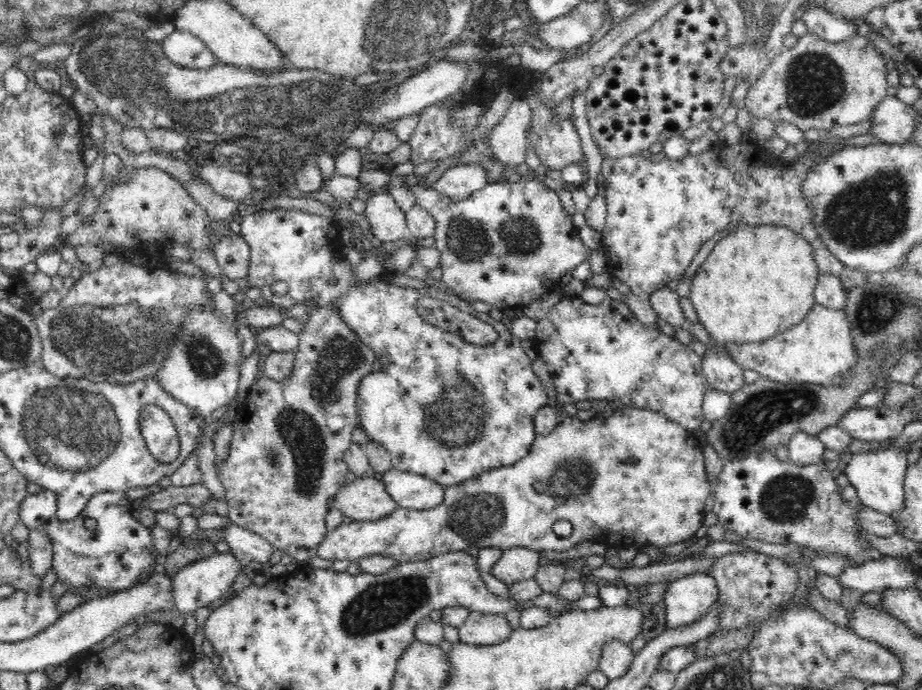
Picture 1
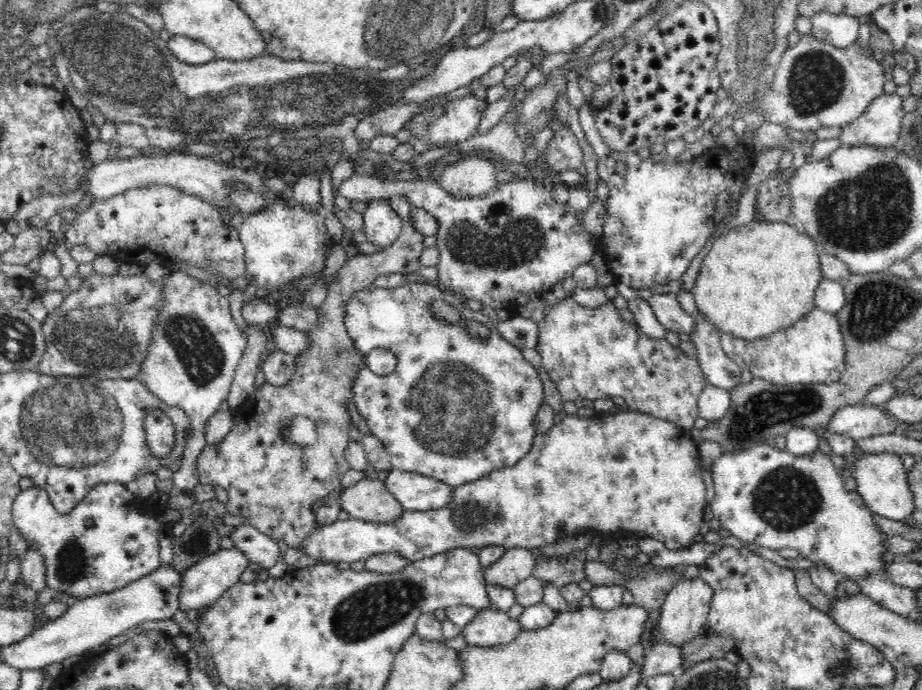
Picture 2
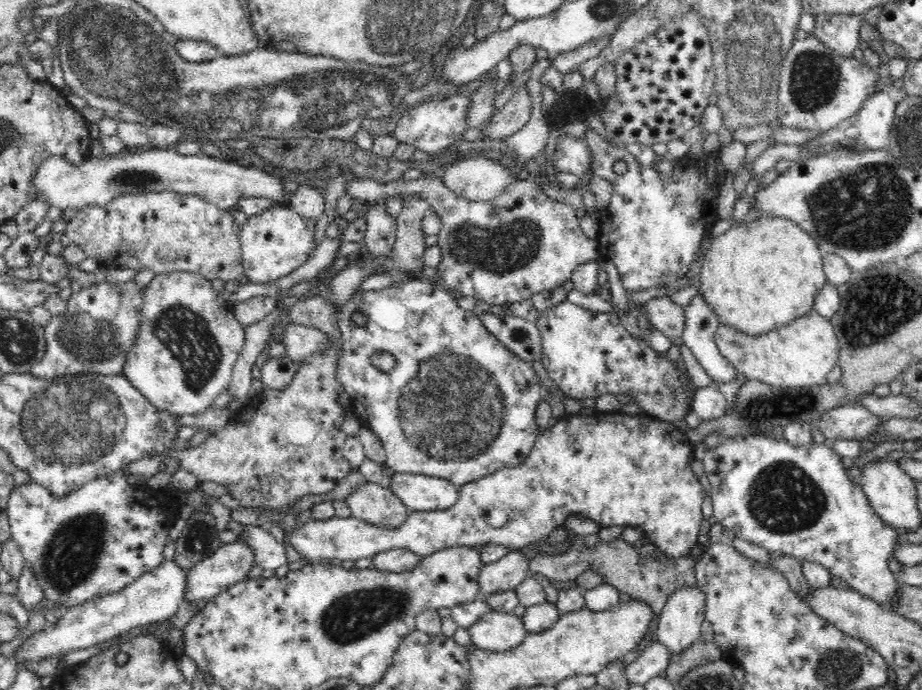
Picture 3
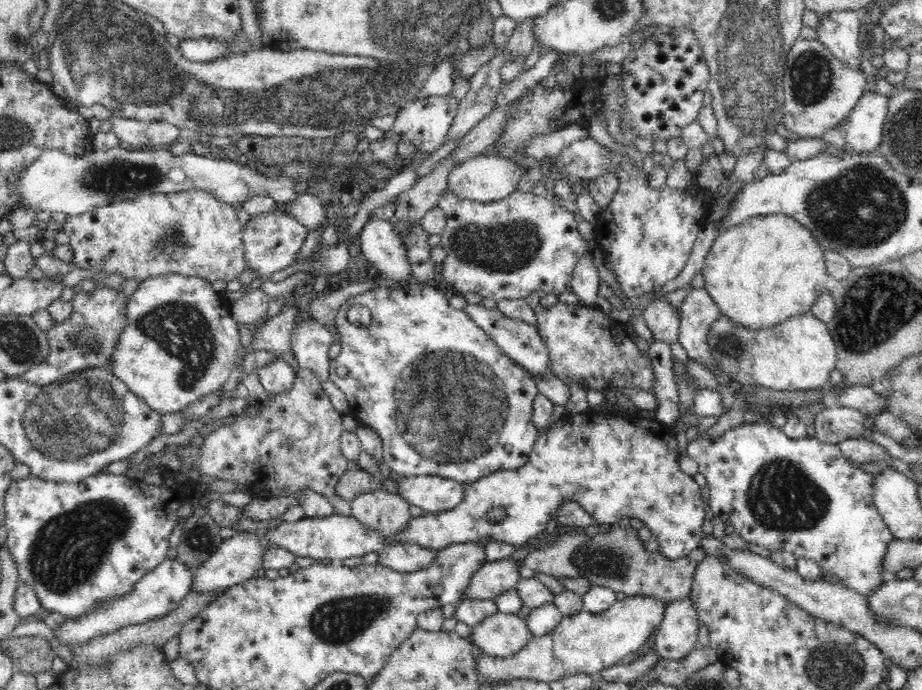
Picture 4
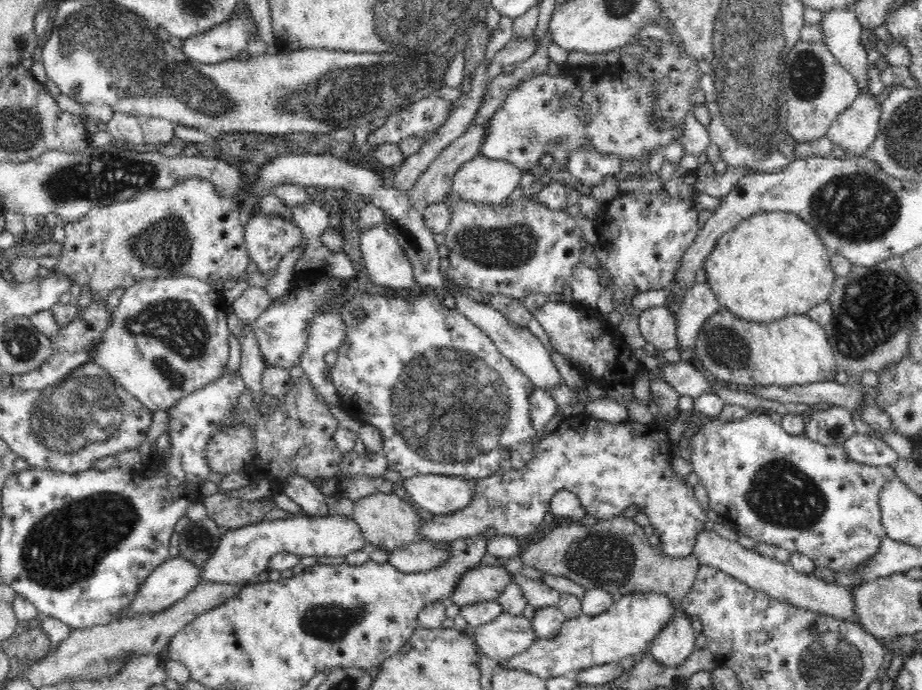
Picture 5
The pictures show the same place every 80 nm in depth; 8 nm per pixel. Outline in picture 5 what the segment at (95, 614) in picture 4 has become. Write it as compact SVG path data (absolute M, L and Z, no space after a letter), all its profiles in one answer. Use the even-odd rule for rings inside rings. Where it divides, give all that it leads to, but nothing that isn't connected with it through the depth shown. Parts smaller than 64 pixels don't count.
M180 556L170 557L142 582L132 606L112 621L130 618L136 613L157 613L170 608L198 586L200 574L202 568L196 563Z

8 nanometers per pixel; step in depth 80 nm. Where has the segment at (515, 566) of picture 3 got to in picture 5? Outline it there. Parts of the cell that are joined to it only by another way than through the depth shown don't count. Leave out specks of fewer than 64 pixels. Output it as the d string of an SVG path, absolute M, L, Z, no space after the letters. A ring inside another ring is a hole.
M481 565L468 569L449 594L450 602L462 608L468 604L497 599L514 578L503 565Z

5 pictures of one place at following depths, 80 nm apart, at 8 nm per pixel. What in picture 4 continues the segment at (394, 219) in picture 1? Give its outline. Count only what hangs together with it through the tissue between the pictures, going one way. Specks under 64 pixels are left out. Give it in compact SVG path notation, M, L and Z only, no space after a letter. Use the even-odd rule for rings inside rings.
M370 218L361 230L360 248L366 260L370 262L372 268L378 271L378 274L384 280L393 280L394 282L406 285L412 281L411 265L407 258L407 253L403 247L400 234L393 228L390 220L382 218Z

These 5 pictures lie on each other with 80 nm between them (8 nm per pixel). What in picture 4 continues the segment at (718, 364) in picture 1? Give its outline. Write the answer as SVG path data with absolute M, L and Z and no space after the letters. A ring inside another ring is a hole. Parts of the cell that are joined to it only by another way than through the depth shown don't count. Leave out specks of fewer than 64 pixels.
M693 288L680 307L680 332L677 340L689 358L722 371L711 355L708 333L721 313L706 288Z

